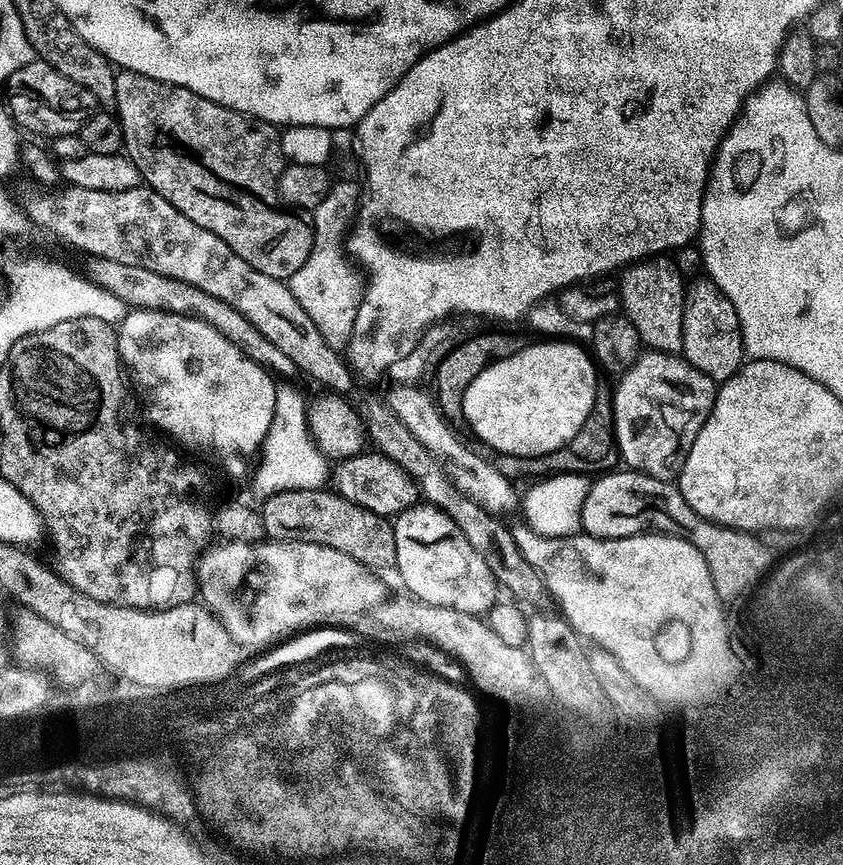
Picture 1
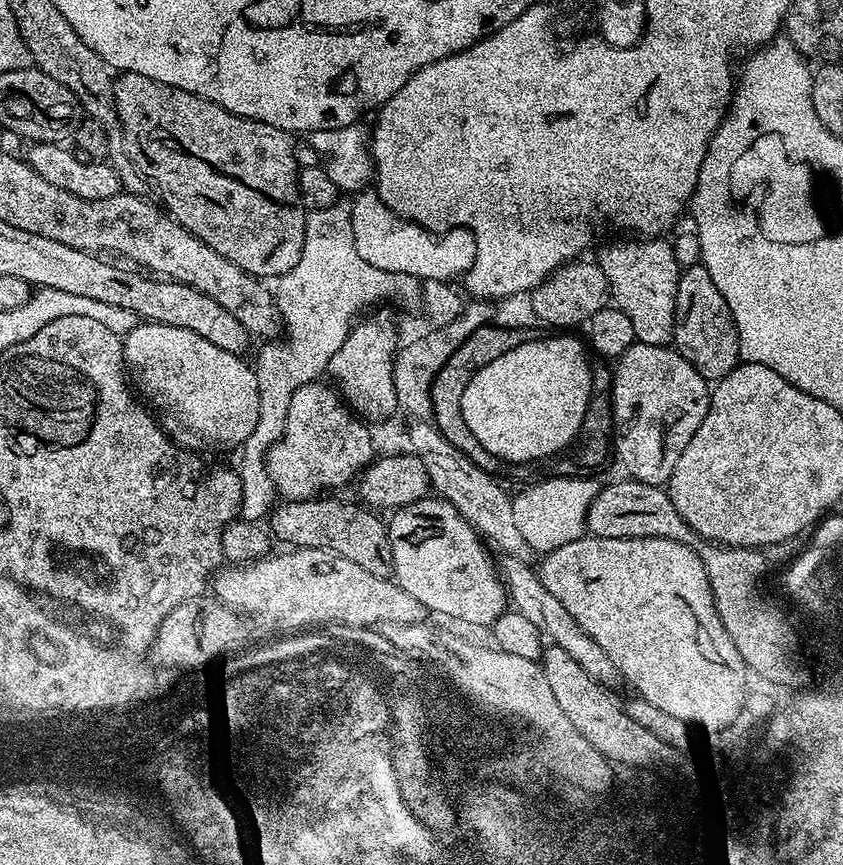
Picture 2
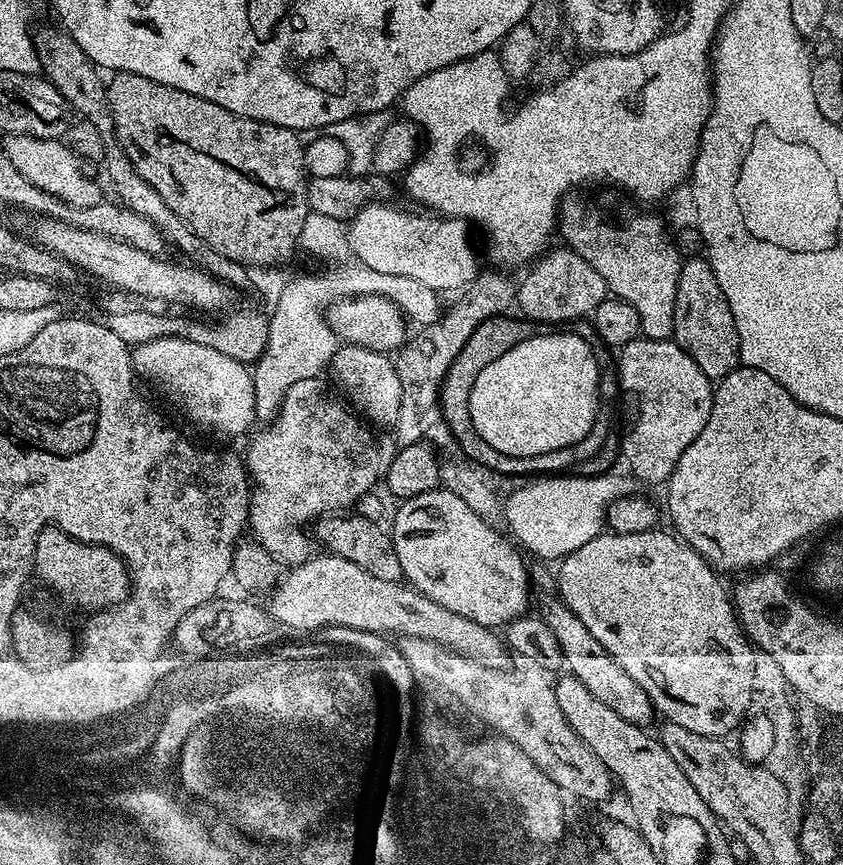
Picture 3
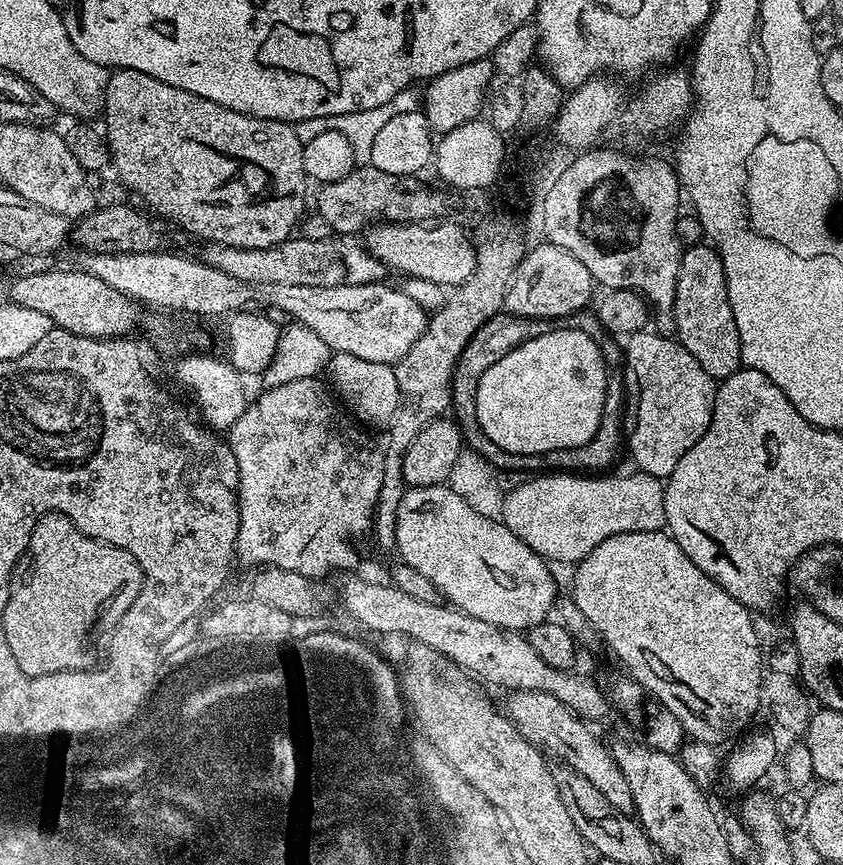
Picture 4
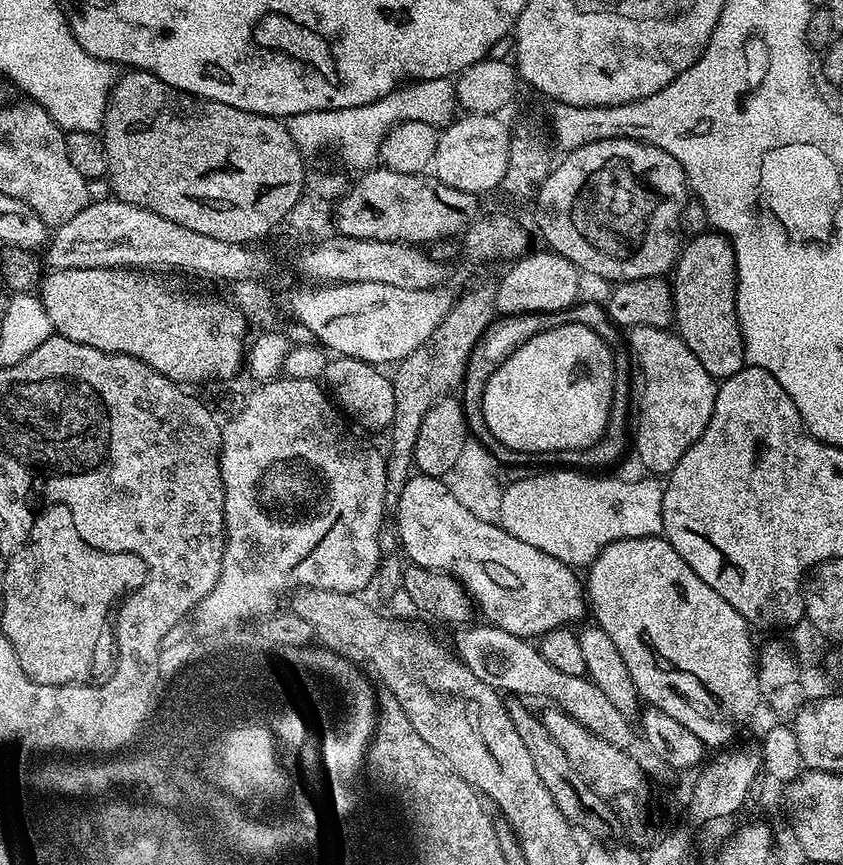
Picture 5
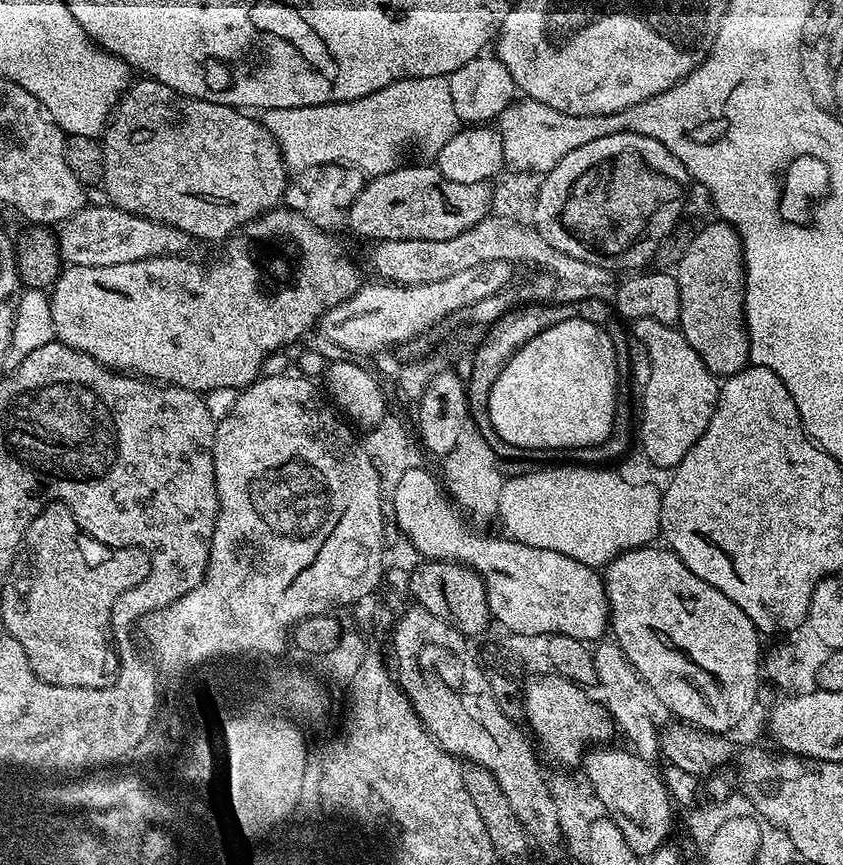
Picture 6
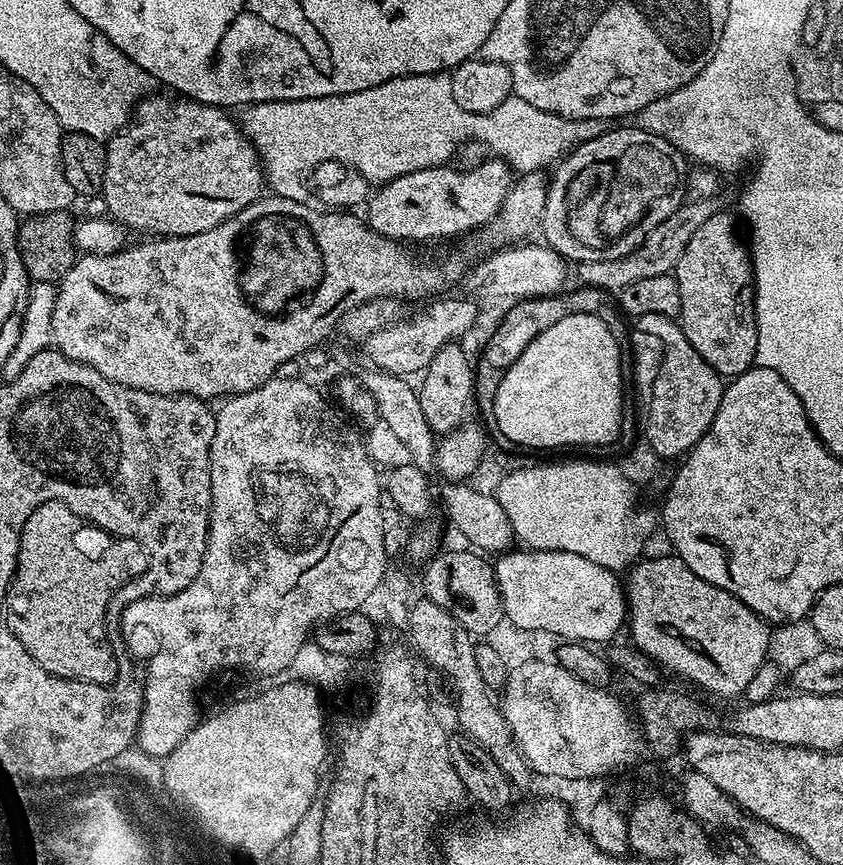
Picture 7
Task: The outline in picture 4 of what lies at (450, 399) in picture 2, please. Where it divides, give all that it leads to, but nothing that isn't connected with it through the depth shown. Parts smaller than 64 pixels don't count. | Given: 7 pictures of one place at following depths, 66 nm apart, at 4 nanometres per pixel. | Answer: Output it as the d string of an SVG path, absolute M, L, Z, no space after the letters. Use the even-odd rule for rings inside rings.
M462 350L461 354L458 355L457 364L453 370L452 405L450 412L455 419L456 425L460 428L461 441L471 451L476 452L501 473L596 474L601 470L611 469L608 467L615 462L620 448L622 452L622 441L626 436L626 424L624 428L626 404L616 404L616 400L612 400L612 388L608 386L606 386L606 398L602 406L602 418L598 422L598 430L594 434L594 438L590 438L590 442L586 442L582 446L555 448L554 450L545 452L543 456L523 456L522 454L514 454L510 450L500 452L502 446L490 442L490 438L486 438L486 430L482 430L482 426L478 422L478 398L472 396L472 388L478 390L478 382L482 382L482 374L486 374L485 368L480 368L480 372L476 372L476 368L472 368L472 364L468 364L468 352ZM599 468L604 469L599 470Z

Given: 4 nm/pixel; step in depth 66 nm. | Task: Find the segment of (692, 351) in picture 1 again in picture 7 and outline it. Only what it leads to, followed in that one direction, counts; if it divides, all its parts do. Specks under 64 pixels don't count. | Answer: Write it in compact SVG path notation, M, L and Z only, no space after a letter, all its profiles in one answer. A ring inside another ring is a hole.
M728 210L714 214L695 231L693 238L683 250L674 269L678 282L678 294L682 294L682 306L678 323L690 346L702 354L705 362L720 373L721 377L741 376L748 368L756 364L758 330L756 329L756 285L752 274L752 257L747 243L740 241L736 233L737 217Z

